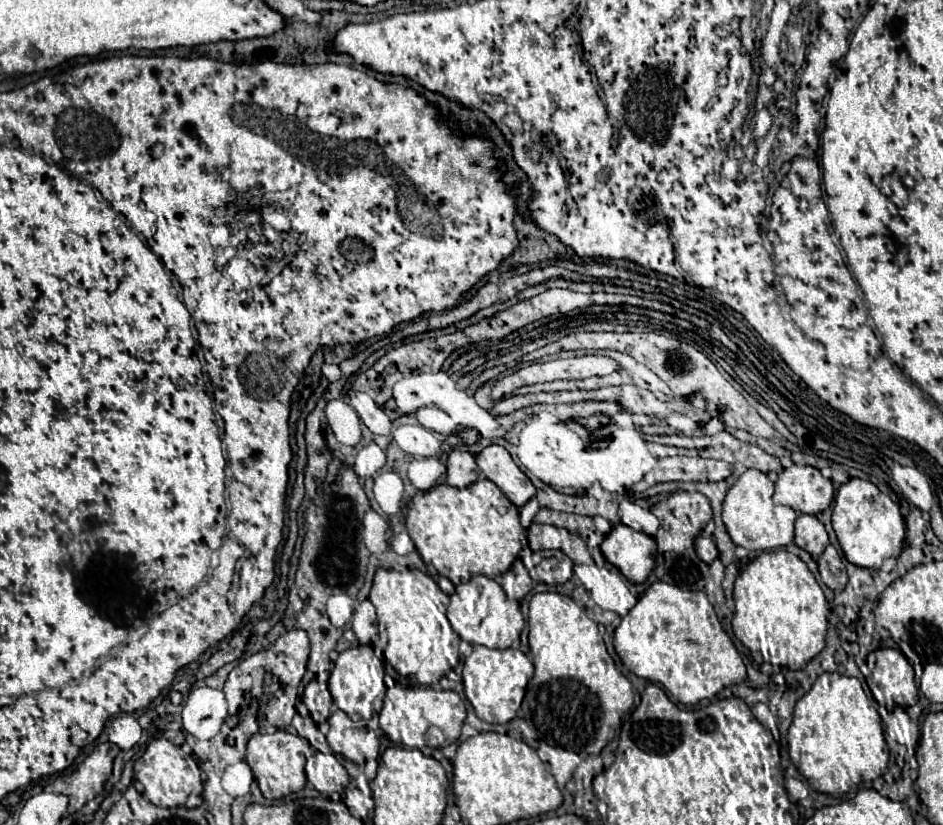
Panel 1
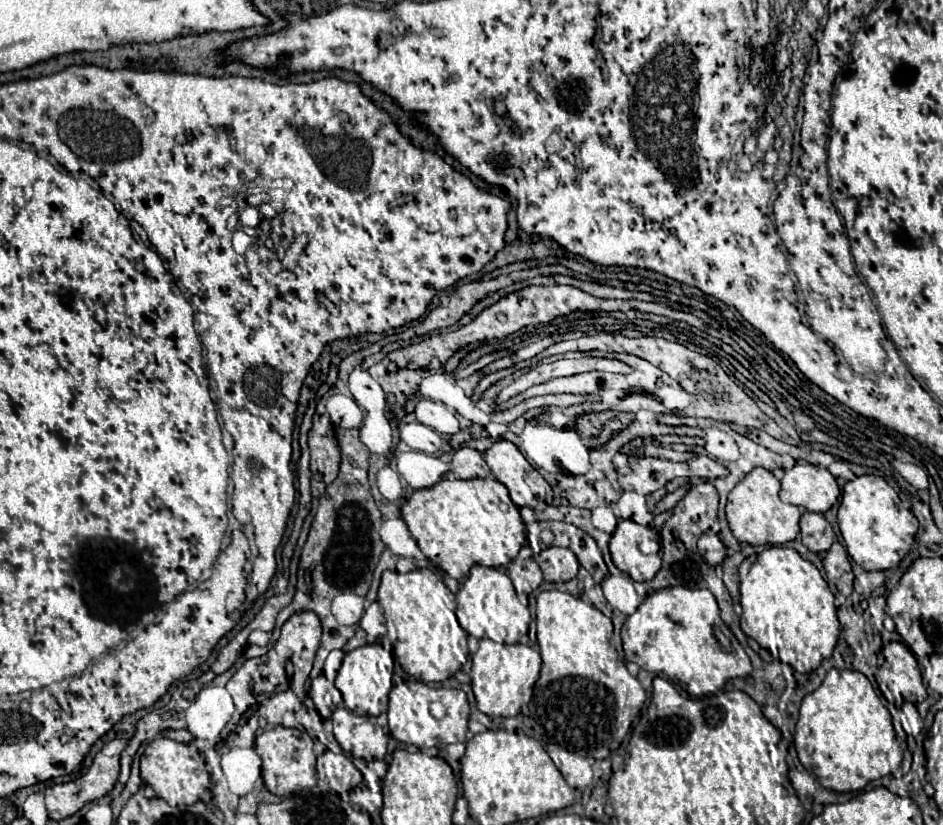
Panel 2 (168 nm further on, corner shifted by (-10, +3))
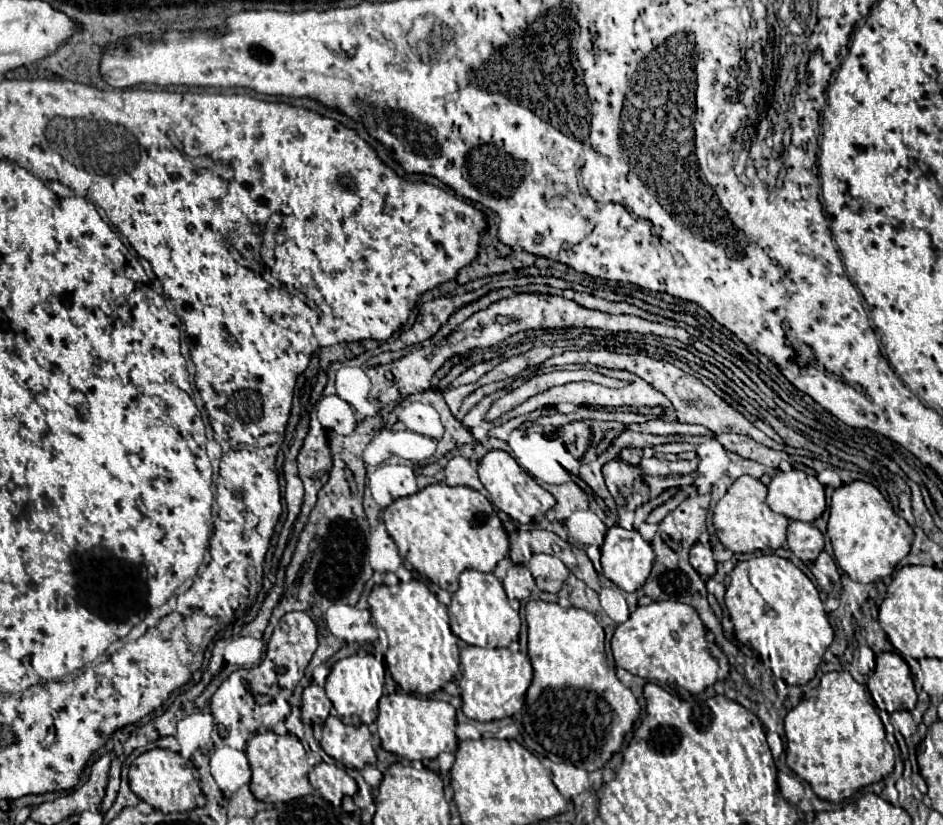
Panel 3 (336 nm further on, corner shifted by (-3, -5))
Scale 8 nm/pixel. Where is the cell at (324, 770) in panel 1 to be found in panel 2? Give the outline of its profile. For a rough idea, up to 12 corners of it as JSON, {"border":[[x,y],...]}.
{"border":[[344,753],[317,758],[318,779],[338,794],[362,782]]}

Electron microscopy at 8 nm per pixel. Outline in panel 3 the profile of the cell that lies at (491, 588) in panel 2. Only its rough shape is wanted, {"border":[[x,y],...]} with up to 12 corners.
{"border":[[465,570],[448,606],[465,644],[507,648],[521,618],[495,574]]}

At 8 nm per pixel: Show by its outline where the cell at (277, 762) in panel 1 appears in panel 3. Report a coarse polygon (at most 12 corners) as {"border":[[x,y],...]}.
{"border":[[255,734],[251,792],[275,804],[313,792],[297,736]]}

